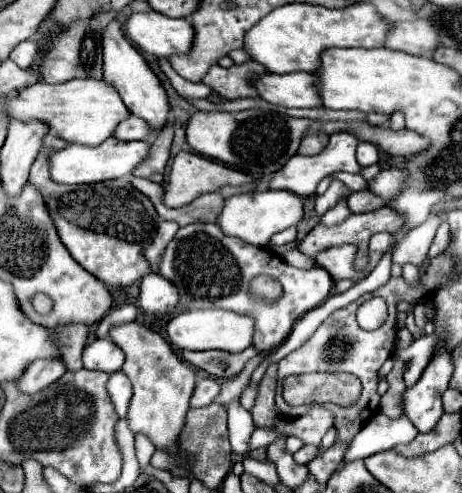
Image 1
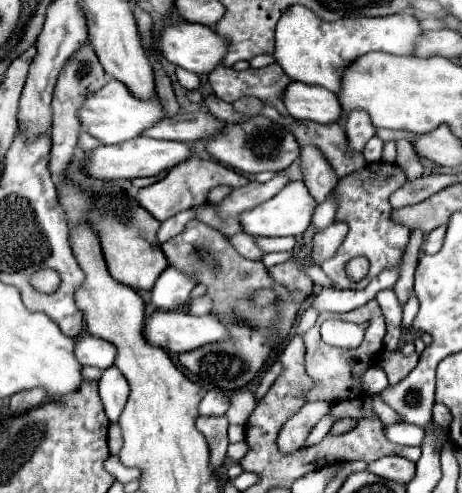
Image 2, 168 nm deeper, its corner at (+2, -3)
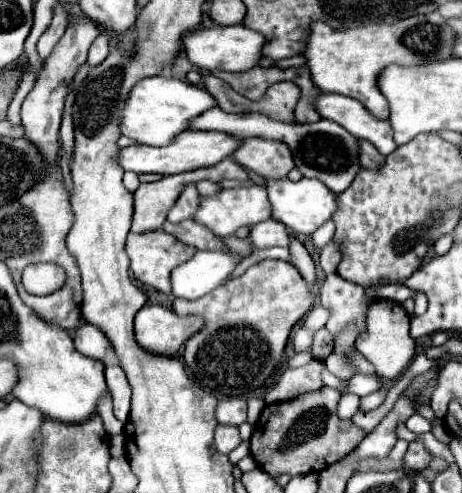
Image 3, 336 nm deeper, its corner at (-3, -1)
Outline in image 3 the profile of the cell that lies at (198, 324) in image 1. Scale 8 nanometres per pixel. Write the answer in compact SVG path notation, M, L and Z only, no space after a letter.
M145 304L135 316L135 340L149 354L175 356L201 326L197 316L177 316L165 306Z

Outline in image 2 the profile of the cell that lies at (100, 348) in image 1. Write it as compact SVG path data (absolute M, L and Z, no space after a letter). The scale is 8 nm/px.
M84 334L78 342L76 342L76 358L82 366L94 366L100 370L106 370L114 364L116 360L116 348L102 340L96 338L92 334Z

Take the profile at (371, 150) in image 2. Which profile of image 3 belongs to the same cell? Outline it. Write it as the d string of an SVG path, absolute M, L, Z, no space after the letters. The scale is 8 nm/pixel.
M323 92L319 94L315 106L323 118L337 122L359 140L369 140L383 156L397 150L389 120L375 118L359 100Z

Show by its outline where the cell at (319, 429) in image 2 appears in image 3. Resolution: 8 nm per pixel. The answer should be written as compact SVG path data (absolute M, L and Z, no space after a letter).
M343 394L339 402L339 418L351 418L359 410L359 396Z

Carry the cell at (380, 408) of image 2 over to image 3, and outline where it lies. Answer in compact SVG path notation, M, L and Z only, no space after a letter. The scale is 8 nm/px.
M398 439L391 454L383 460L375 460L375 458L367 458L359 464L357 472L367 472L367 470L375 470L375 472L391 472L403 466L403 456L407 452L407 442L403 439Z

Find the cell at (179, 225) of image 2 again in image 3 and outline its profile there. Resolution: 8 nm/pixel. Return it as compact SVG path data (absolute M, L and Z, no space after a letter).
M187 184L185 190L181 192L181 196L177 198L175 206L169 210L169 222L181 222L181 220L187 220L187 218L193 218L195 210L199 206L199 192L195 188L195 184Z

